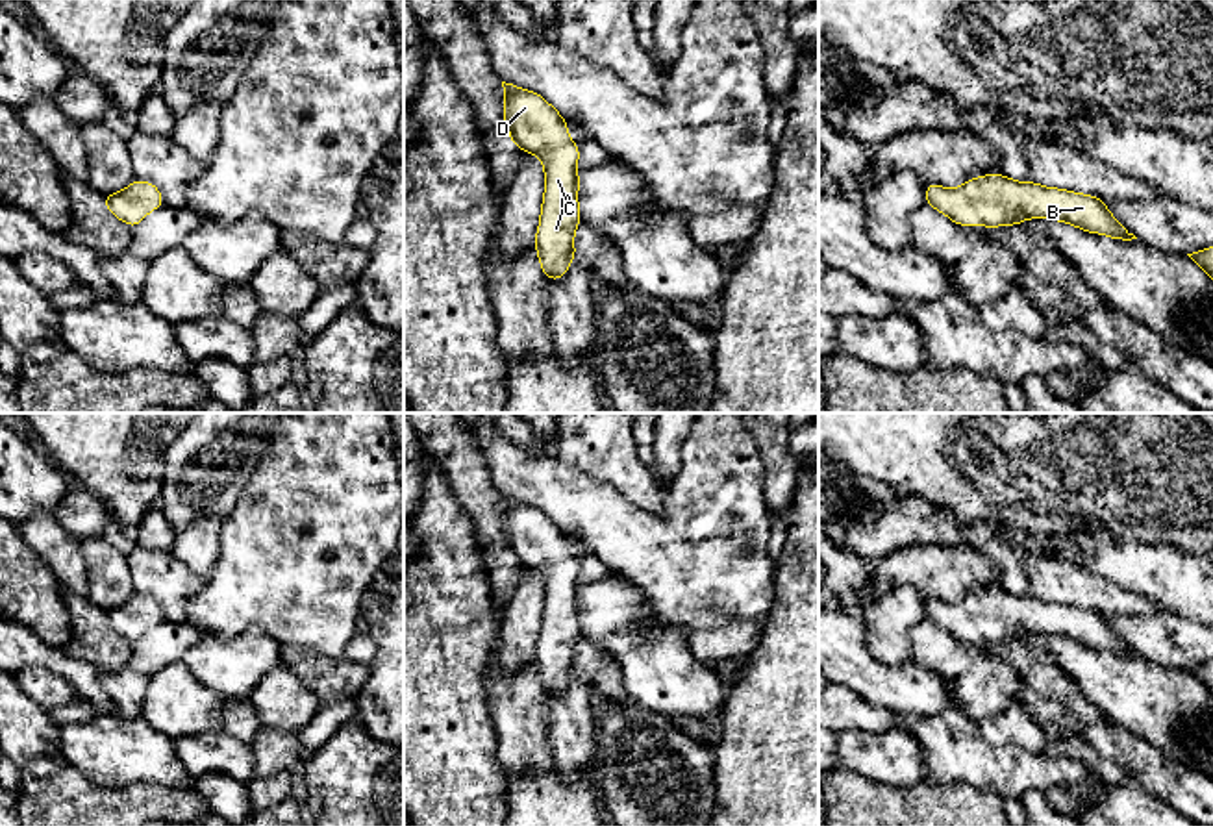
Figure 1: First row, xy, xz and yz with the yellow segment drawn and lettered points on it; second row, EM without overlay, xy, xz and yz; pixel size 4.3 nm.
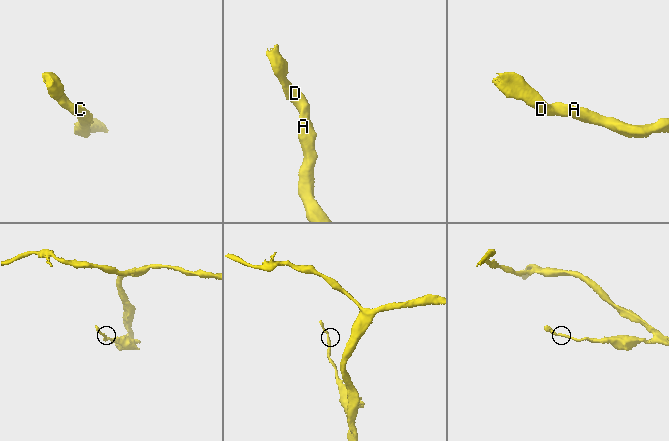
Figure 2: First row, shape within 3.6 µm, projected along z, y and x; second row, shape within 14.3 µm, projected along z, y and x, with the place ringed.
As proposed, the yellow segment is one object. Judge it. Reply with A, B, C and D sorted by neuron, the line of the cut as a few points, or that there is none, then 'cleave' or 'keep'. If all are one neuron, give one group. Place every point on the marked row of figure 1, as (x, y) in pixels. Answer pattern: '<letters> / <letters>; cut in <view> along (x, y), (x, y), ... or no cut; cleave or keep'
A B C D; no cut; keep

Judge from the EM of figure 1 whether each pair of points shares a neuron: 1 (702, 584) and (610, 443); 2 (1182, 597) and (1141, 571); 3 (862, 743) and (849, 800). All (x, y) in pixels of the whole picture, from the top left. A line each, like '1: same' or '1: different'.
1: different
2: same
3: different

